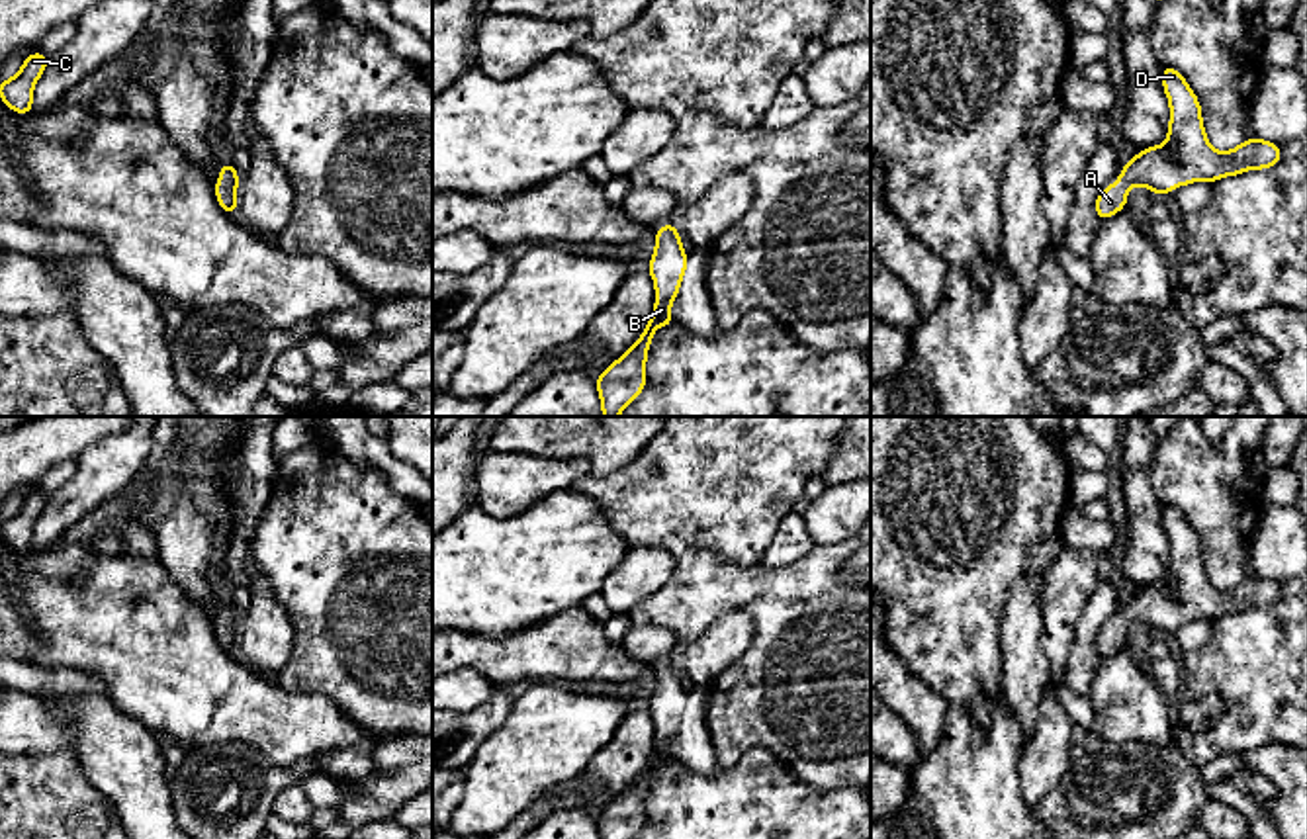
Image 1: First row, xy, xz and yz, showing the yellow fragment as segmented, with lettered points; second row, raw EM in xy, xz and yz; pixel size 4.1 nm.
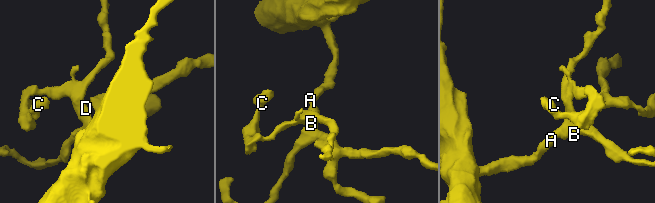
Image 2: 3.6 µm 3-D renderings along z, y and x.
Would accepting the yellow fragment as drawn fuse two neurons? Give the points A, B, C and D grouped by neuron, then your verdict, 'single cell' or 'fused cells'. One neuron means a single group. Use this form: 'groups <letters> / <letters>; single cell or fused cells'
groups A B C D; single cell

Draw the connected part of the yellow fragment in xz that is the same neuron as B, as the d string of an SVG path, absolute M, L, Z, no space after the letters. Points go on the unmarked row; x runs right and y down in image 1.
M675 661L659 665L648 708L655 720L655 747L636 782L597 816L601 839L634 839L646 825L648 784L657 765L675 761L669 745L677 735L685 706L687 690Z

